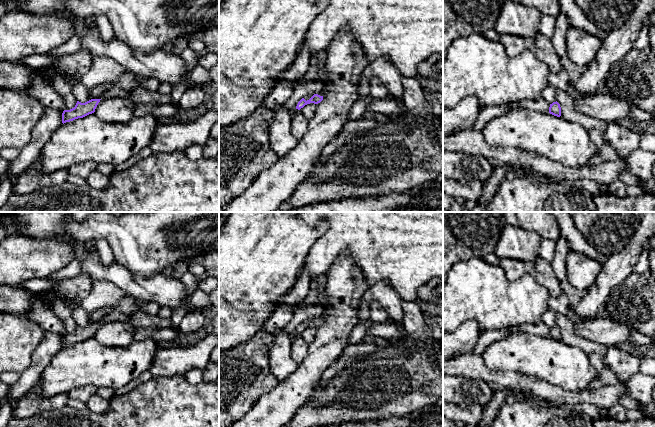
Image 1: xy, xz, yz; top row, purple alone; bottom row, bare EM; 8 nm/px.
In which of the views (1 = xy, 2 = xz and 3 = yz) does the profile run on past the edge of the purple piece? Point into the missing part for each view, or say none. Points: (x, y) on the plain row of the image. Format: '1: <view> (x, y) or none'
1: none
2: none
3: none

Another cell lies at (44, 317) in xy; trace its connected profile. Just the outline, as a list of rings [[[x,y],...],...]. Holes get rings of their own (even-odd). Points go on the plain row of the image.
[[[34,303],[33,309],[27,317],[36,322],[44,331],[65,334],[65,327],[62,321],[52,312],[51,309],[44,307],[40,303]]]

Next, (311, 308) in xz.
[[[327,274],[321,275],[310,282],[310,290],[304,304],[295,310],[293,317],[284,330],[293,335],[296,333],[298,326],[307,318],[317,318],[324,311],[324,306],[319,303],[319,294],[321,288],[326,285]]]

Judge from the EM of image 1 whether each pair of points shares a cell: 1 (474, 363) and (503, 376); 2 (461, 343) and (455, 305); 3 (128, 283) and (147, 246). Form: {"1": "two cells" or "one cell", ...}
{"1": "one cell", "2": "two cells", "3": "two cells"}

